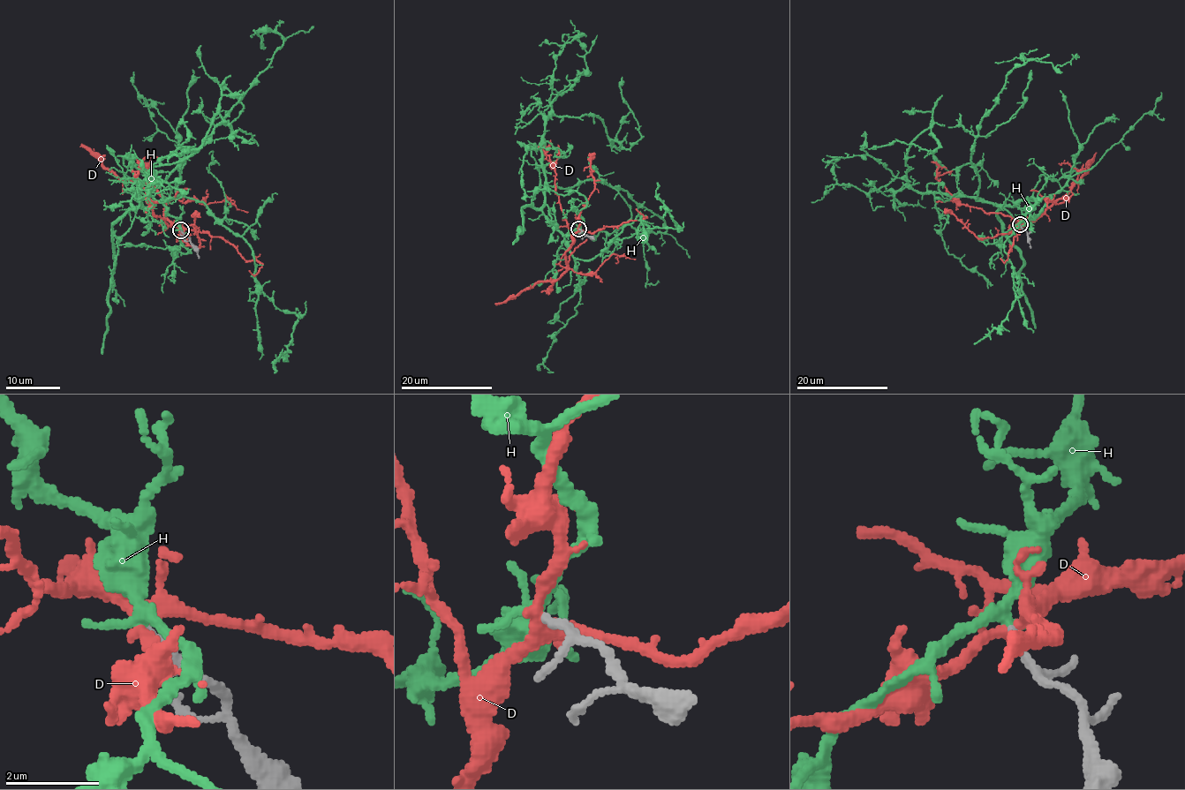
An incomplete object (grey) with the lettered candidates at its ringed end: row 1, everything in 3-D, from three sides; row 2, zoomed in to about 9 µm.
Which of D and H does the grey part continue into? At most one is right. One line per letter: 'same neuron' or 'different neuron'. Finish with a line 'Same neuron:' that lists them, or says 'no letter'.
D: different neuron
H: same neuron
Same neuron: H

